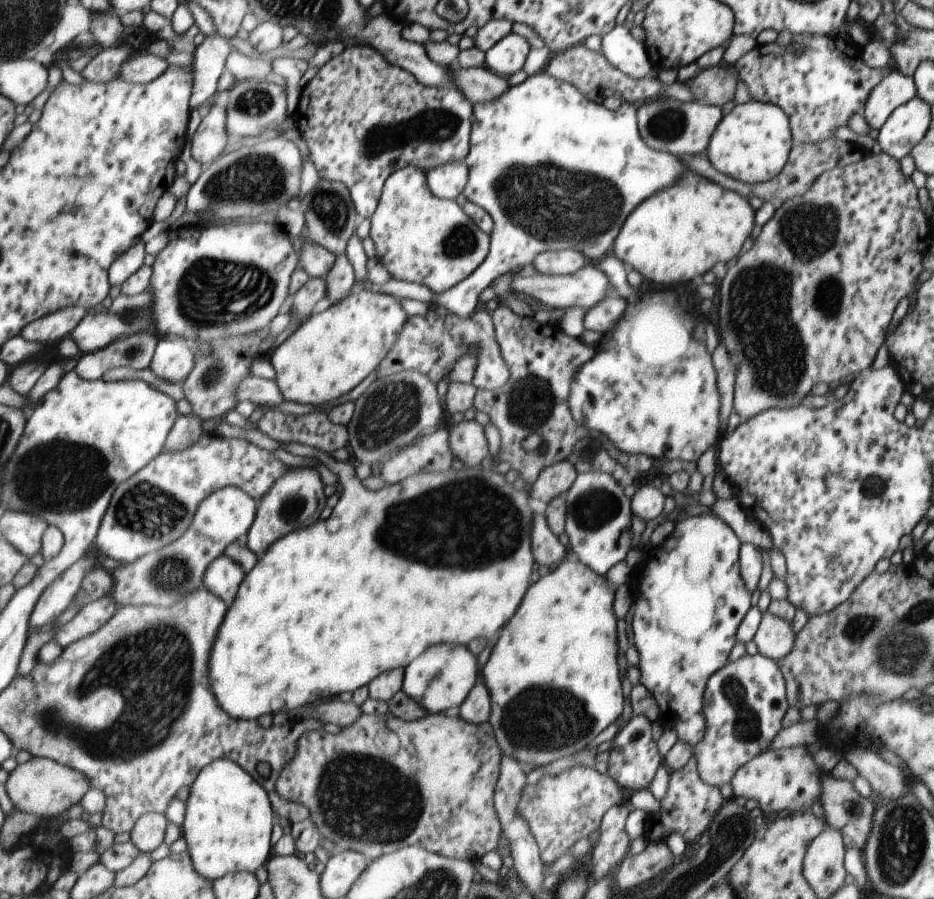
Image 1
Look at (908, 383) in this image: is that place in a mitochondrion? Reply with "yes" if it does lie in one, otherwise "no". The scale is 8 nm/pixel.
no

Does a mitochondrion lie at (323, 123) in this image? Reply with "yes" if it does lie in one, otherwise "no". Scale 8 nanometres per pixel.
no

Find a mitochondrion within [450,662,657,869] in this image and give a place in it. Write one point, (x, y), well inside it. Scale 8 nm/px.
(538, 716)

